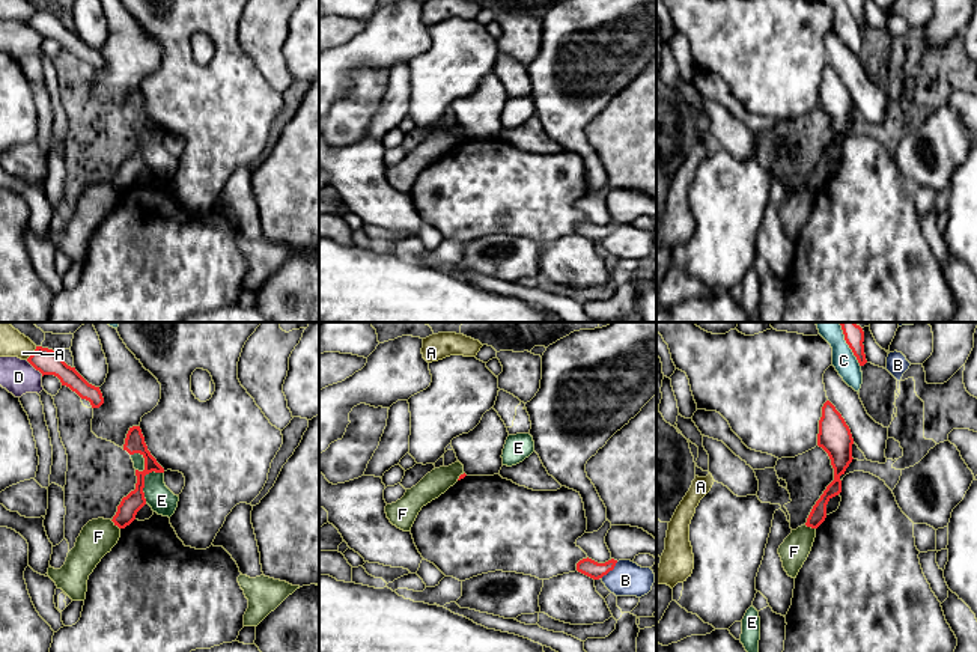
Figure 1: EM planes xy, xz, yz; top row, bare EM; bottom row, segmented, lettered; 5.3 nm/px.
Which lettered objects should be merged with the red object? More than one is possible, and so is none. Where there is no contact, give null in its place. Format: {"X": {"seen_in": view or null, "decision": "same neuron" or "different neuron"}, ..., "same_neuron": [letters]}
{"A": {"seen_in": "xy", "decision": "different neuron"}, "B": {"seen_in": "xz", "decision": "different neuron"}, "C": {"seen_in": "yz", "decision": "different neuron"}, "D": {"seen_in": "xy", "decision": "different neuron"}, "E": {"seen_in": "xy", "decision": "different neuron"}, "F": {"seen_in": "xy", "decision": "different neuron"}, "same_neuron": []}

